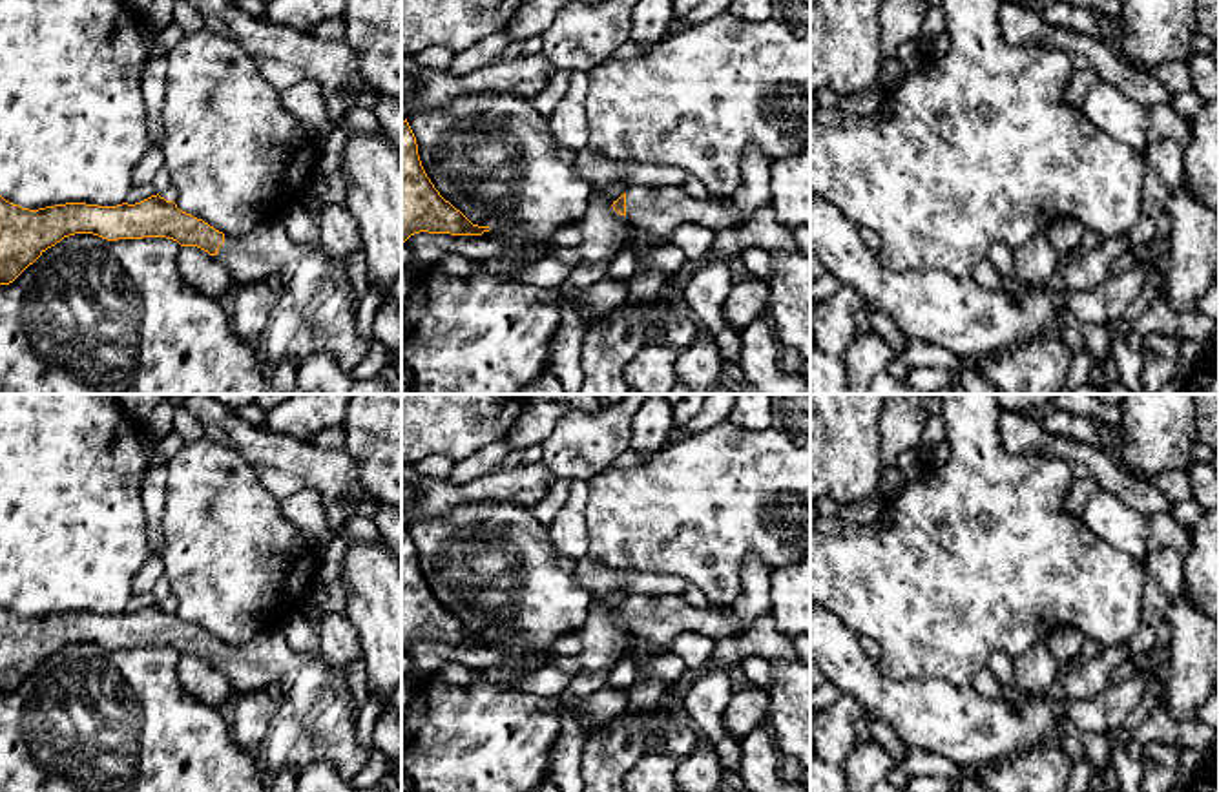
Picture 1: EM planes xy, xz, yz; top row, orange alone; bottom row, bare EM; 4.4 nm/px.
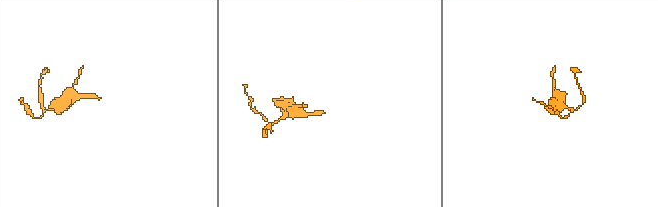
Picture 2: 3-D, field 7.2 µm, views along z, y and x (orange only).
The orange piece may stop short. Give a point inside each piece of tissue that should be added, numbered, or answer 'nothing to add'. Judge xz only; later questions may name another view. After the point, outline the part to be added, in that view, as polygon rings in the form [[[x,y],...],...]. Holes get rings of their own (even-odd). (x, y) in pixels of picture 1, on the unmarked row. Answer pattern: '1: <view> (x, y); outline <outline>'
1: xz (659, 619); outline [[[633,593],[626,599],[626,628],[631,635],[668,648],[682,633],[706,635],[714,641],[737,637],[741,624],[730,606],[710,604],[701,610],[682,595],[648,597]]]

